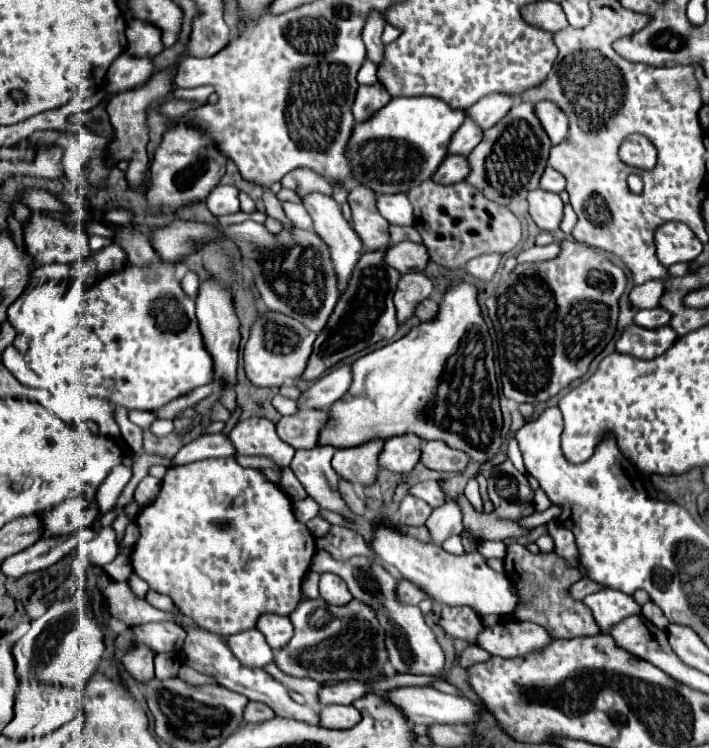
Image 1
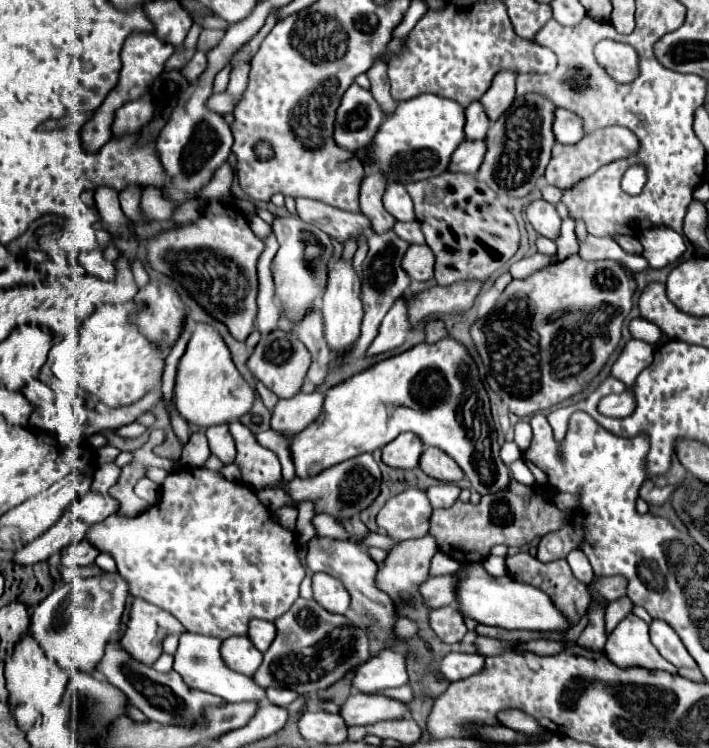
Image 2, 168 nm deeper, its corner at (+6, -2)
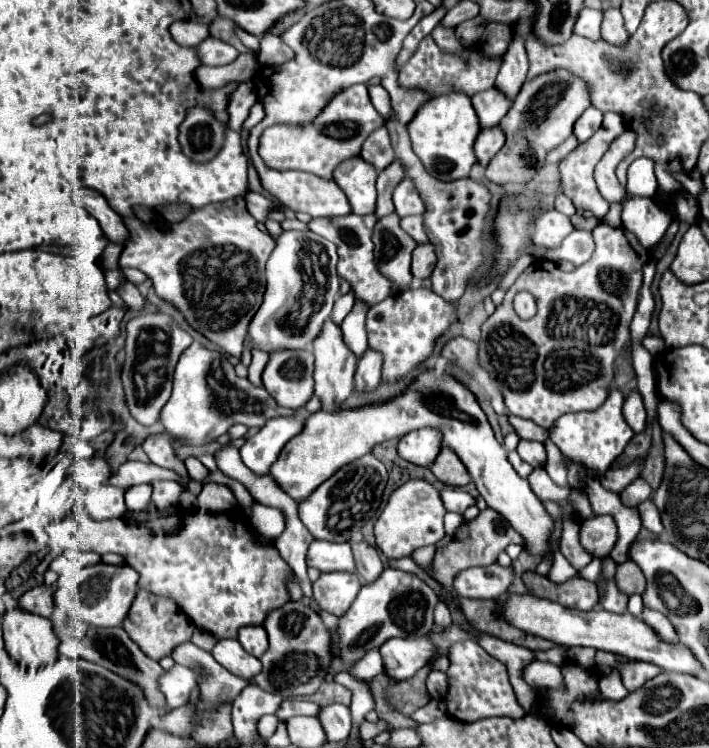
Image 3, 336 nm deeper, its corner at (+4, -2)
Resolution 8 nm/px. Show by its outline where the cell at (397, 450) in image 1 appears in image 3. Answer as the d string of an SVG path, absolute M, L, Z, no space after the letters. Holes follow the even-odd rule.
M431 427L407 433L405 437L399 439L399 445L397 445L399 457L403 457L405 461L413 465L421 465L421 467L431 465L439 449L441 449L441 435L439 431Z

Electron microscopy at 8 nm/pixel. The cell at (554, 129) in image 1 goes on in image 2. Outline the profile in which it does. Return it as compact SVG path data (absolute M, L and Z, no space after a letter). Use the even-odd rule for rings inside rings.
M557 109L555 111L553 131L555 131L555 137L559 143L577 143L585 135L581 117L569 109Z

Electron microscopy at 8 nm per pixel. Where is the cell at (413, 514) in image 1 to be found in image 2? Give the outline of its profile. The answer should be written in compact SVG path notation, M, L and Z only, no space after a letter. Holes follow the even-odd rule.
M407 489L383 505L377 513L377 527L395 541L419 539L429 533L431 511L423 489Z

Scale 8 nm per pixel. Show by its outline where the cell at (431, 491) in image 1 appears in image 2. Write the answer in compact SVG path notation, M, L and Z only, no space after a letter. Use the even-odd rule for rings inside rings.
M439 483L439 485L427 489L427 497L429 497L433 509L451 507L457 501L459 493L461 493L461 489L457 485L453 485L453 483Z

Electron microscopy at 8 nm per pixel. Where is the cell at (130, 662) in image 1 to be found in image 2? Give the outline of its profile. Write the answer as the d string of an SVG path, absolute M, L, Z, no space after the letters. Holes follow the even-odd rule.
M135 599L129 611L129 621L121 645L145 665L153 665L163 653L163 639L171 633L185 633L187 629L169 613L143 599Z

